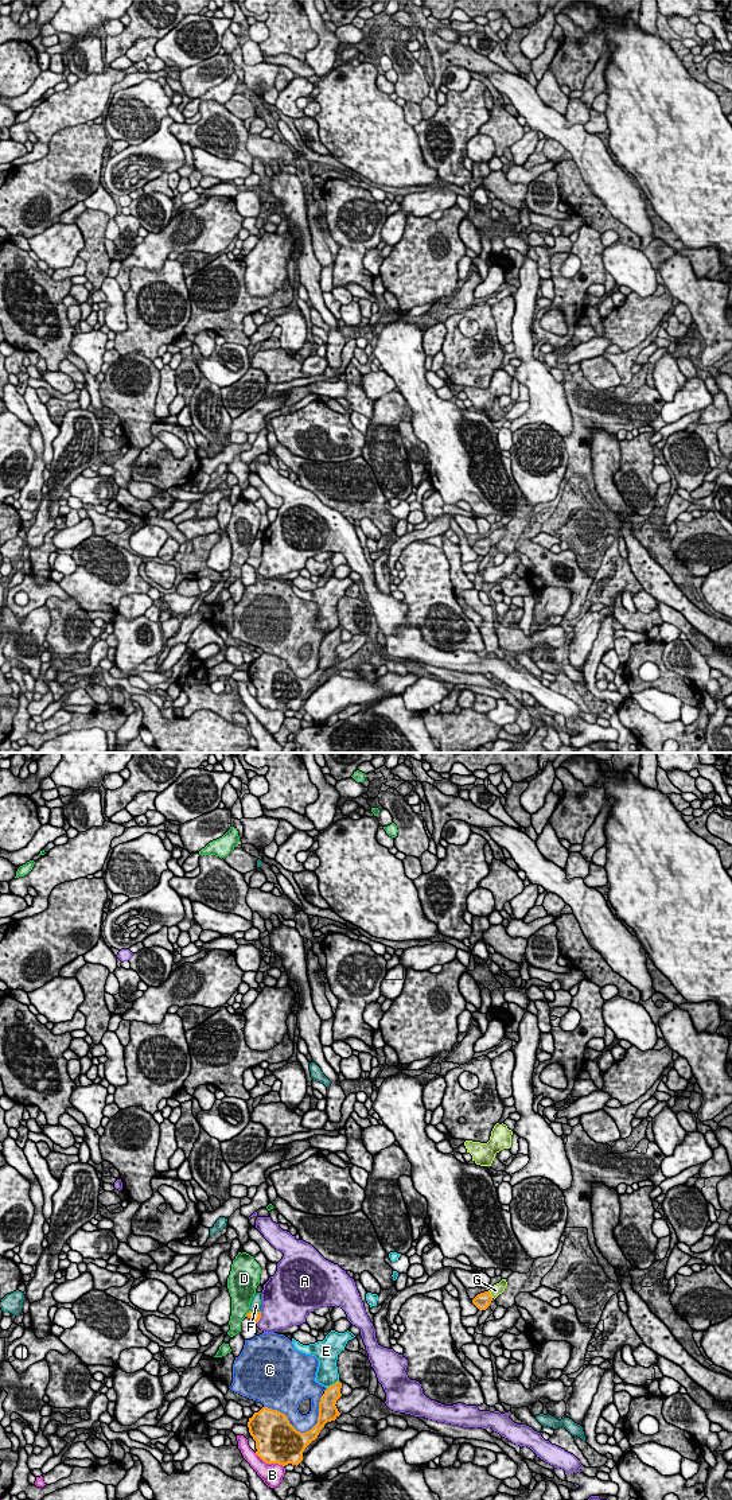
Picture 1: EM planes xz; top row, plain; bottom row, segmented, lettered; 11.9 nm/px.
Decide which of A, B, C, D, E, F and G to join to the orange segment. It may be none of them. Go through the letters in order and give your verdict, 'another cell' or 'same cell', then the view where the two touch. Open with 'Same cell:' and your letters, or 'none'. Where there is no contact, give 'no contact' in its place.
Same cell: G
A: another cell; contact in xz
B: another cell; contact in xz
C: another cell; contact in xz
D: another cell; contact in xz
E: another cell; contact in xz
F: another cell; contact in xz
G: same cell; contact in xz

